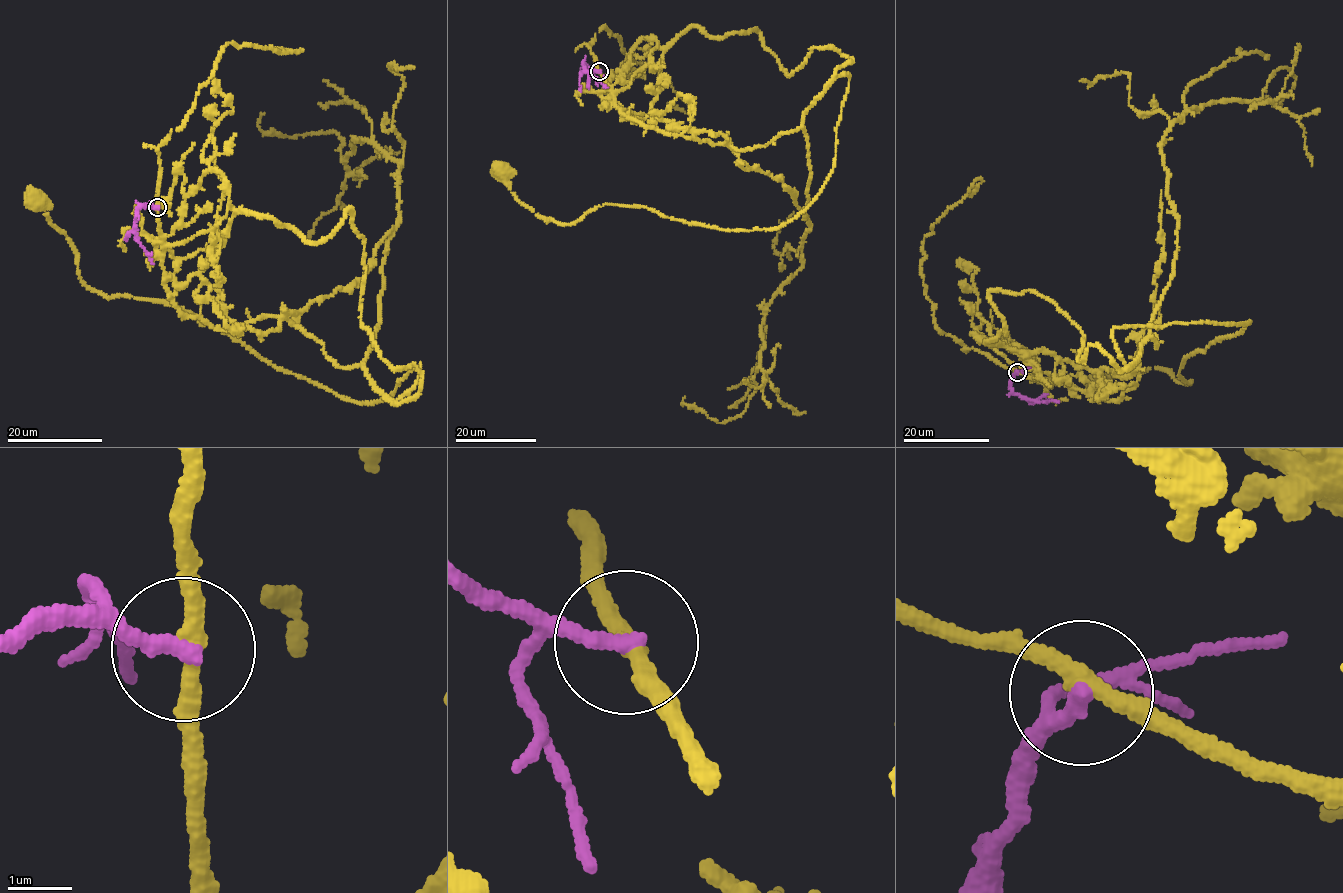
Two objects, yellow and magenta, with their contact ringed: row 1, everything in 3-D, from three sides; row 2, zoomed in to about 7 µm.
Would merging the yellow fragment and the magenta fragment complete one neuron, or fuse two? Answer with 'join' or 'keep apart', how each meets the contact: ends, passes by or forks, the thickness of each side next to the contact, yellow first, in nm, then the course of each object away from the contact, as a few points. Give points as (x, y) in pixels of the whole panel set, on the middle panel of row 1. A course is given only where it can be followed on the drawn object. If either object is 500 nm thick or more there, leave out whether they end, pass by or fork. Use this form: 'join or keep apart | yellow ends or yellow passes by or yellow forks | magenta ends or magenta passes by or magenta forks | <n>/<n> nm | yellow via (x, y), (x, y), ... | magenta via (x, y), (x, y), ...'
keep apart | yellow passes by | magenta ends | 280/280 nm | yellow via (599, 71), (622, 114), (739, 149), (848, 74), (835, 163), (748, 230), (605, 204), (565, 224), (502, 170) | magenta via (599, 71), (583, 64), (585, 71), (607, 87)

